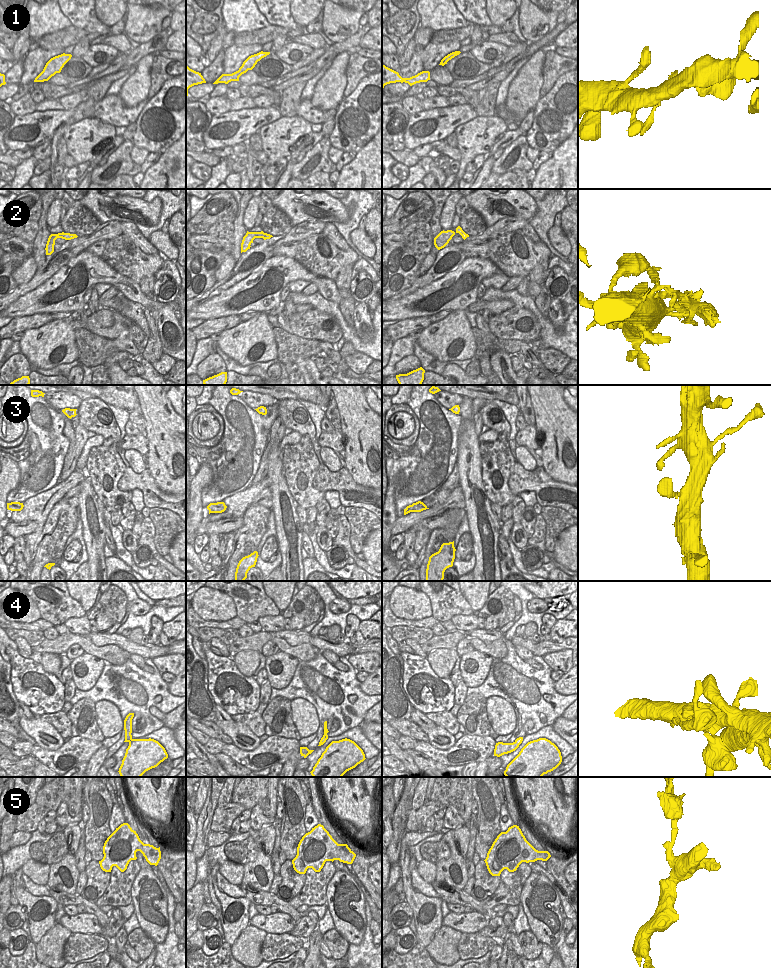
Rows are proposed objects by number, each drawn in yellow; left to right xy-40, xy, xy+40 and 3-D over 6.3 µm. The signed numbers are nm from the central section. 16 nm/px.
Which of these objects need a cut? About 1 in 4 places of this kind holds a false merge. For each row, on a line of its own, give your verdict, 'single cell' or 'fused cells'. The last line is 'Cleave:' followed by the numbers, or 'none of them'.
1: fused cells
2: fused cells
3: single cell
4: single cell
5: single cell
Cleave: 1, 2

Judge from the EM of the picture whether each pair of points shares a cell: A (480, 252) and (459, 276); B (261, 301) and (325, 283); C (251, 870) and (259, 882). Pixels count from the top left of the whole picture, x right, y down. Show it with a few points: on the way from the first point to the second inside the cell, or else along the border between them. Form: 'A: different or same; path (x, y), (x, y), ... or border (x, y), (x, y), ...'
A: different; border (466, 257), (484, 257), (488, 259)
B: same; path (226, 307), (232, 296), (271, 265), (290, 270)
C: same; path (254, 873), (259, 879)

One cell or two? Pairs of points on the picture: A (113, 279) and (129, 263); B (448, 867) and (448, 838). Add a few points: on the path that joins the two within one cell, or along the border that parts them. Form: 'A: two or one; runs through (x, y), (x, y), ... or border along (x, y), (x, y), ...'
A: two; border along (101, 257), (118, 272), (131, 278), (138, 284)
B: one; runs through (453, 860), (453, 848), (451, 845)

